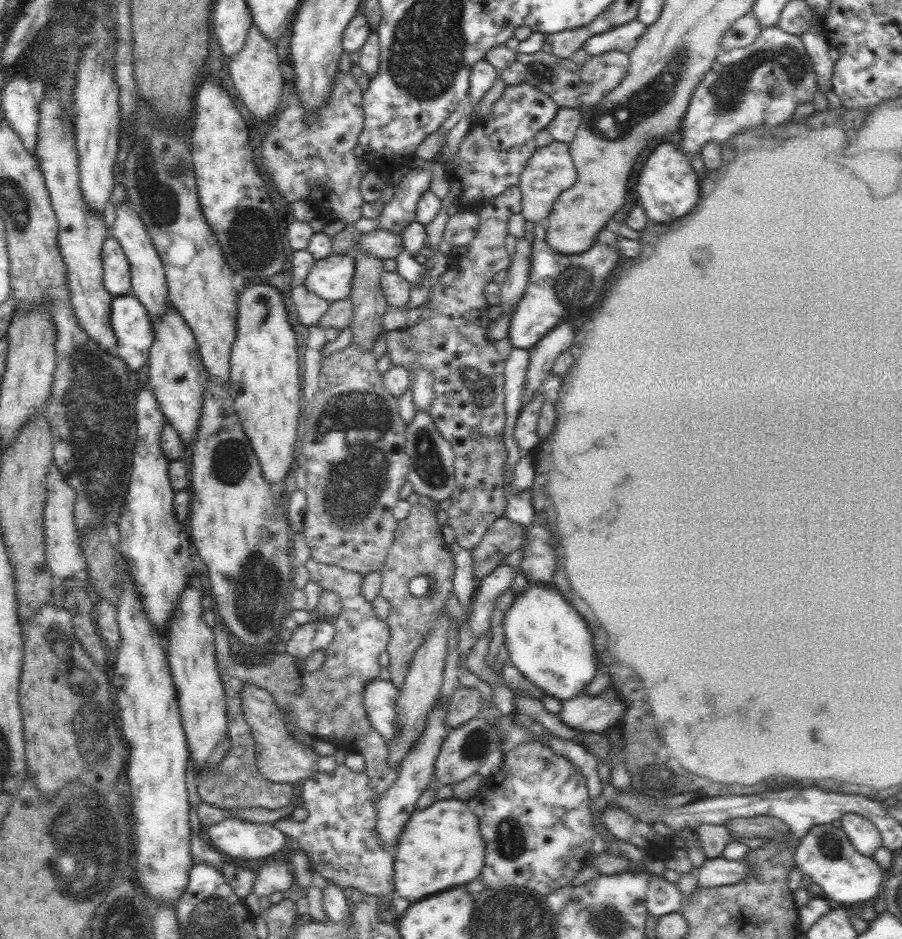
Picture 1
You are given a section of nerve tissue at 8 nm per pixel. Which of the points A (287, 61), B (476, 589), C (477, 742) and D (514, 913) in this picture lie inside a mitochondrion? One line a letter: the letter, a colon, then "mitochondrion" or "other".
A: other
B: other
C: mitochondrion
D: mitochondrion

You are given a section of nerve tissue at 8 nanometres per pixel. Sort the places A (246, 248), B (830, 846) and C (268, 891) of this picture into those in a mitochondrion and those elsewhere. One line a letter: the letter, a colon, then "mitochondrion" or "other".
A: mitochondrion
B: mitochondrion
C: other

